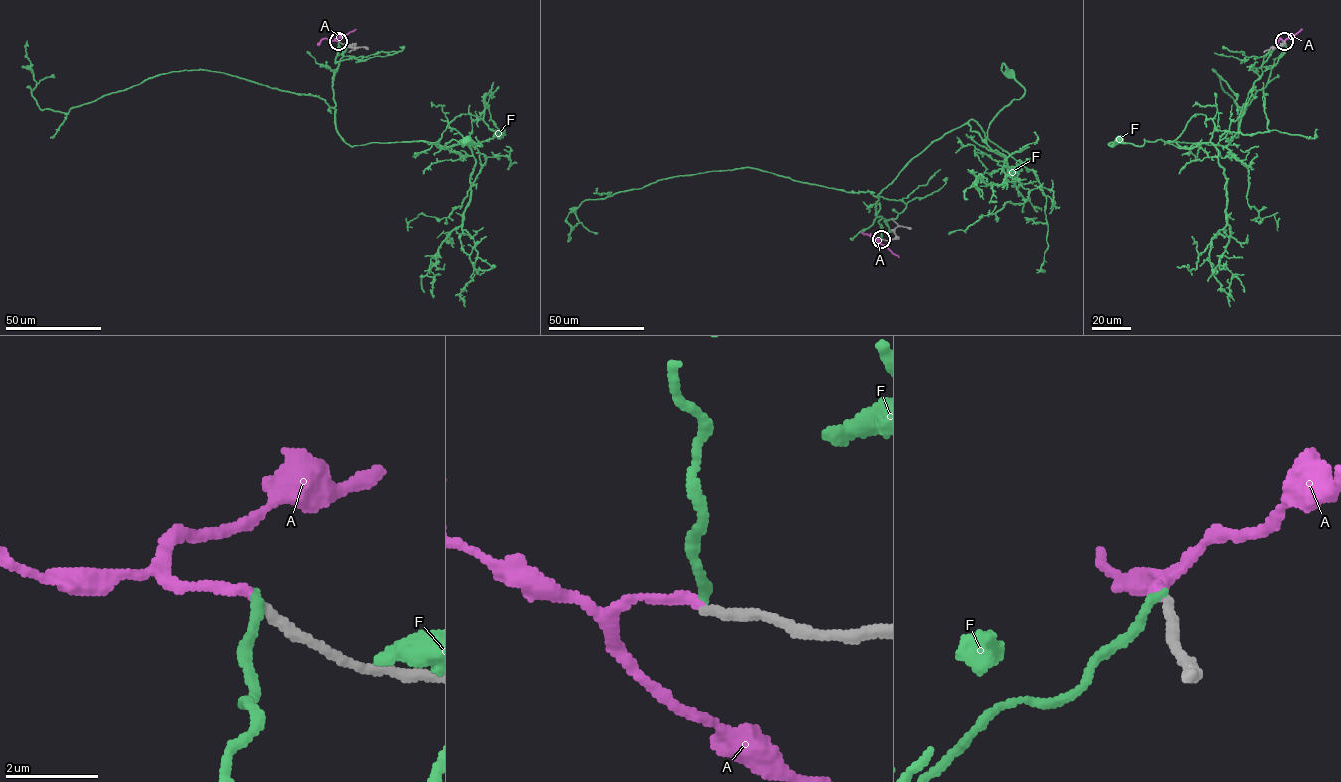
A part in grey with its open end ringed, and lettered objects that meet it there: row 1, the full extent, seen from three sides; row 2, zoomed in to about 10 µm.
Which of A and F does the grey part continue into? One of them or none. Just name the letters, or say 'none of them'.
A

